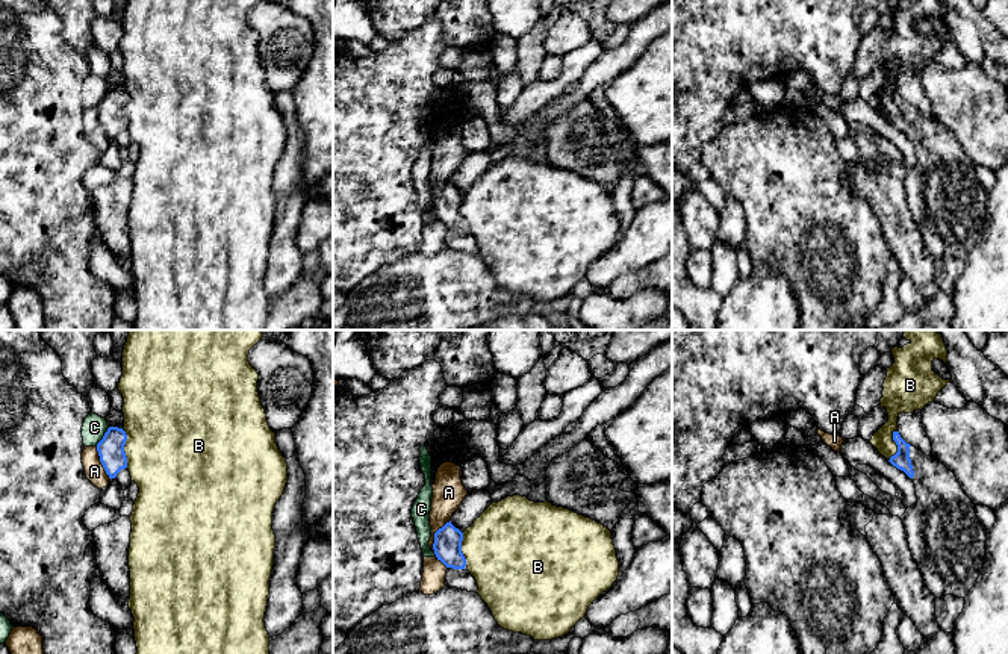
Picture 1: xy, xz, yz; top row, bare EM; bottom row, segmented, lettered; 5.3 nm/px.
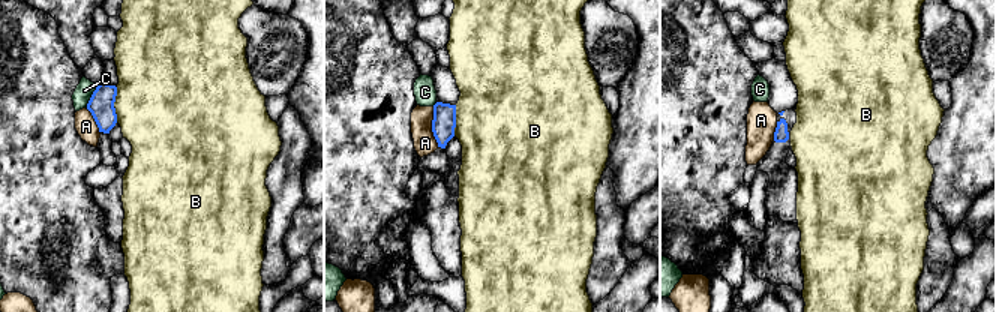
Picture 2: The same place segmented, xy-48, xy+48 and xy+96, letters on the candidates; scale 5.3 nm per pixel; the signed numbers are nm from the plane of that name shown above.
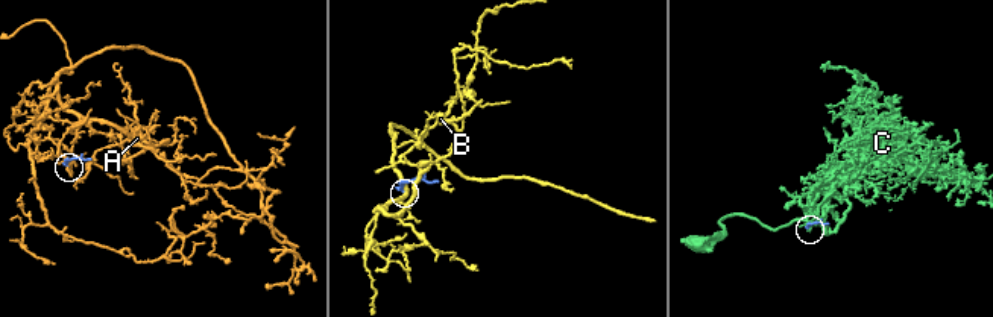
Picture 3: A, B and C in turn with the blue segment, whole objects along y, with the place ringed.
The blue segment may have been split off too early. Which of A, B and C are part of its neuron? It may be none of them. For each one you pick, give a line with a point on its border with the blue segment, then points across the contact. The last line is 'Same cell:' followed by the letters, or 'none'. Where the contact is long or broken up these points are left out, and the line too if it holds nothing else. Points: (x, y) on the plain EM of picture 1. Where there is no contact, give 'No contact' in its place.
Same cell: none

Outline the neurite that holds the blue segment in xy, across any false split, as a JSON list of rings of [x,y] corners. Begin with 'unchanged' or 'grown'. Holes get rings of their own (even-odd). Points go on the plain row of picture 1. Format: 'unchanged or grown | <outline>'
unchanged | [[[109,88],[103,100],[97,104],[100,123],[109,139],[115,139],[121,130],[127,129],[126,101],[127,95],[123,89]]]

